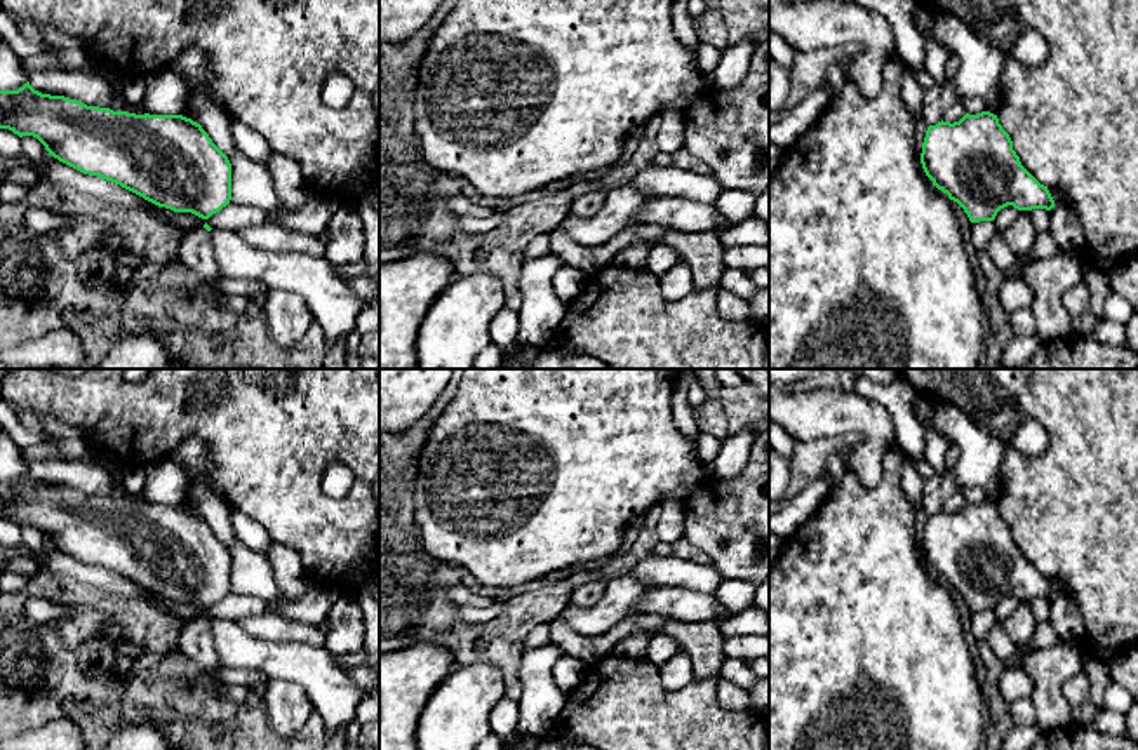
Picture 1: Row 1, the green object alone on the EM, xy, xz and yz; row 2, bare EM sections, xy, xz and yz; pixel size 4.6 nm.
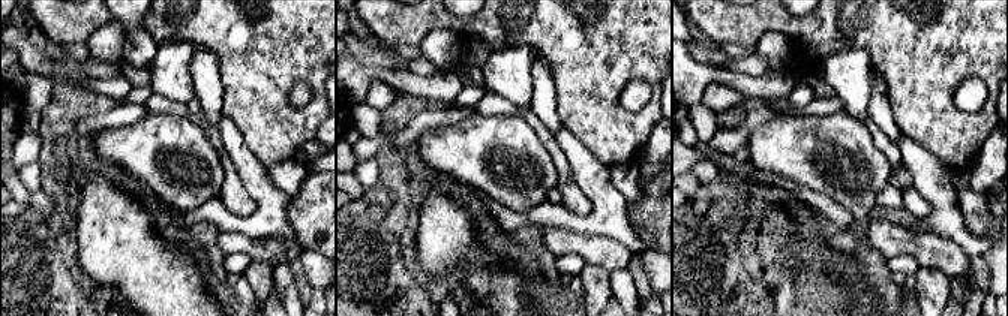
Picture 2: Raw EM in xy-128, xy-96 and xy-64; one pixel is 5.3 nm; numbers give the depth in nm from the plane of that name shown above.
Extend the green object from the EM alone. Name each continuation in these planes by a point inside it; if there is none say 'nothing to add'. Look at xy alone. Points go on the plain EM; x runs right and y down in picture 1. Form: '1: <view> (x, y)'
1: xy (195, 641)

